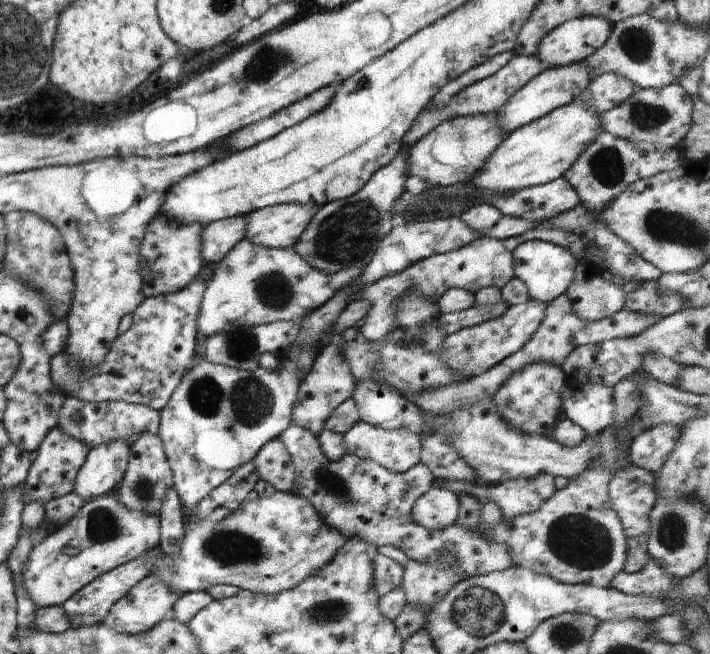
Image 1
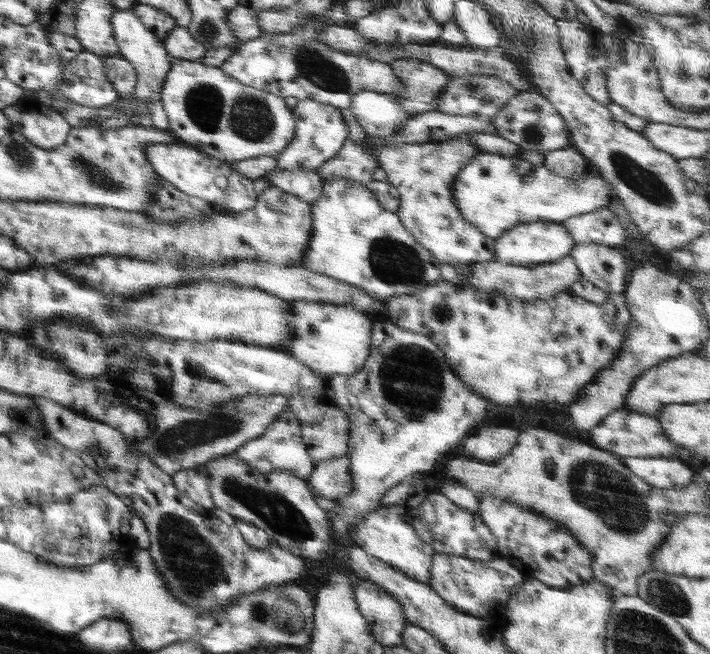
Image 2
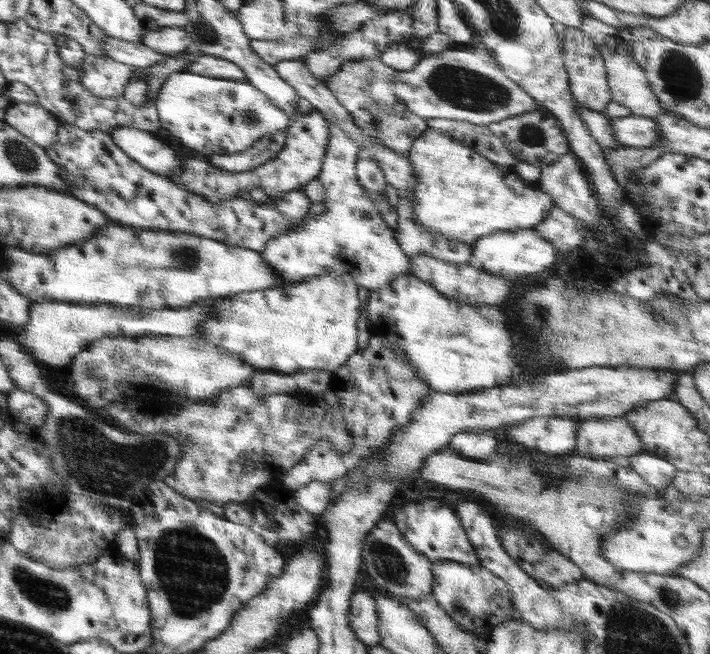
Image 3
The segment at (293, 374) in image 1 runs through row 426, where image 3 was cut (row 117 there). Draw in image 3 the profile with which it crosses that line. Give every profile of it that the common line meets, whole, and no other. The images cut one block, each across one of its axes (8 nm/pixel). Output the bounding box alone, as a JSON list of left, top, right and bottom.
[155,70,292,158]

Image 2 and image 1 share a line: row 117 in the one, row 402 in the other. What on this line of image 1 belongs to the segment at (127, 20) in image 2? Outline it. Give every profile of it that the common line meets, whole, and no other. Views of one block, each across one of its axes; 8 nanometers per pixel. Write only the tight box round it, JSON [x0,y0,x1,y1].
[51,262,216,411]

